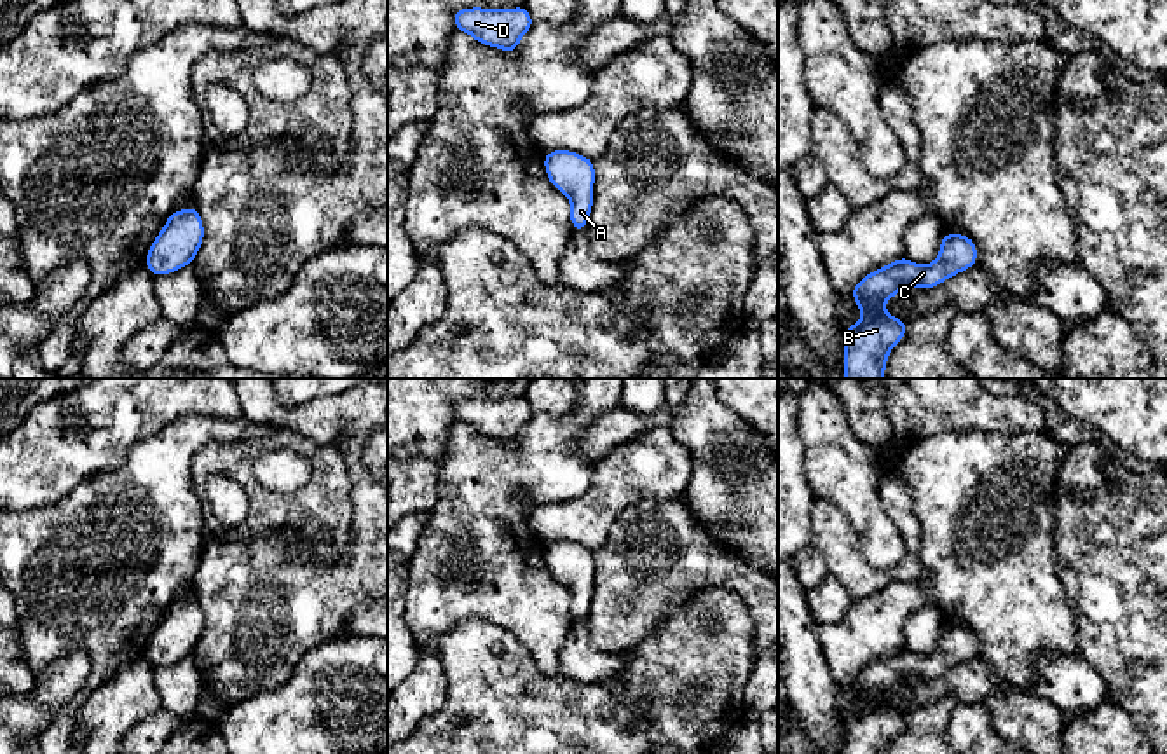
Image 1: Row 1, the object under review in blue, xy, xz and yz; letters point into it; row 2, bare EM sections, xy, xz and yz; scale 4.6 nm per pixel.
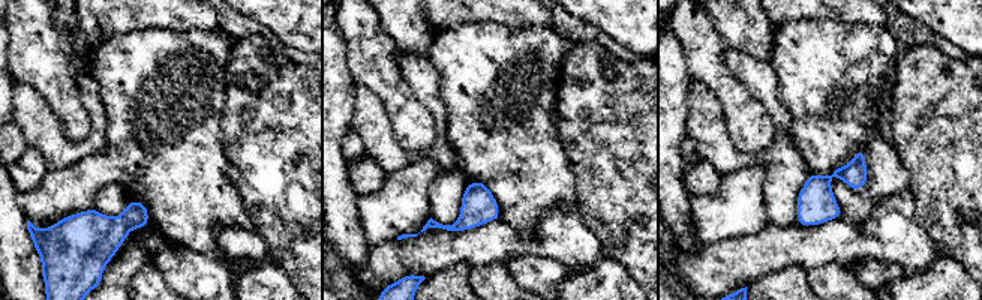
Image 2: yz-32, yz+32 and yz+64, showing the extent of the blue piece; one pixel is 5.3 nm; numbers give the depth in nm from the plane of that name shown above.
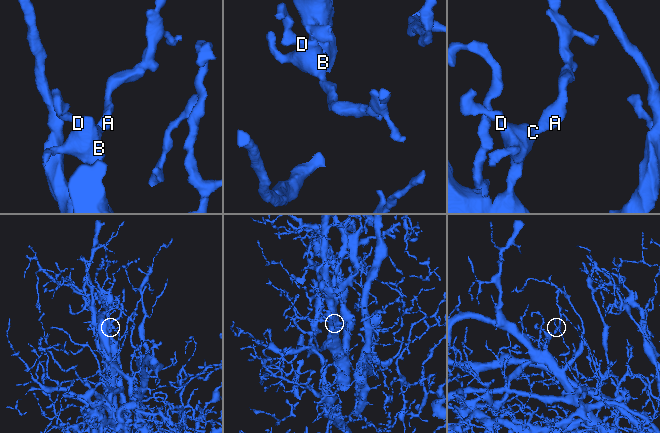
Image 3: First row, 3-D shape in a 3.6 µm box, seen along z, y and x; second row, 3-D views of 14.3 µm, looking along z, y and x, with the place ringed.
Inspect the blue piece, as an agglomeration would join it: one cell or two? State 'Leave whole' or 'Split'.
Leave whole

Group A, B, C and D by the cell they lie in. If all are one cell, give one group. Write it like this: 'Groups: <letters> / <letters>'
Groups: A B C D

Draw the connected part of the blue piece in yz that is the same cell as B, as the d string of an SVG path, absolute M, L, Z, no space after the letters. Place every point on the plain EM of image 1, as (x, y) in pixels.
M942 625L940 644L928 656L902 648L863 667L850 682L862 712L844 724L844 754L886 754L890 742L905 728L907 714L888 705L884 693L904 679L932 681L977 656L977 637L965 625Z

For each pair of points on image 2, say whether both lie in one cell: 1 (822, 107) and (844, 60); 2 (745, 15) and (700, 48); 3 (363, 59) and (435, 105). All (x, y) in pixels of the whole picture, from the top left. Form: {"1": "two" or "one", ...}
{"1": "one", "2": "two", "3": "two"}

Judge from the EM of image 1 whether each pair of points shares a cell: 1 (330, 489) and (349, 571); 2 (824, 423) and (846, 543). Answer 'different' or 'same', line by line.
1: different
2: different

